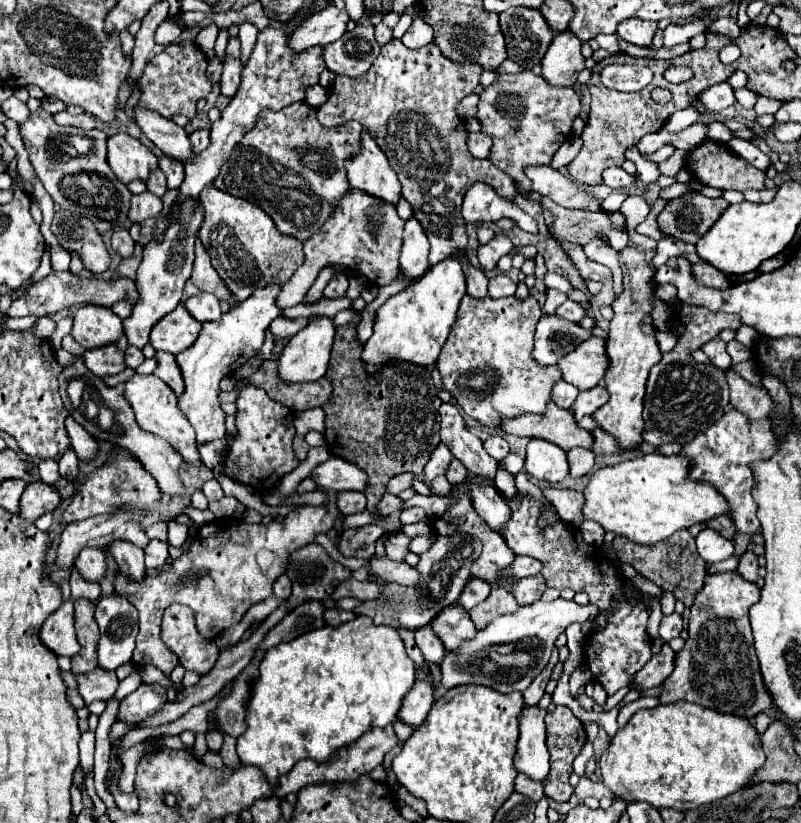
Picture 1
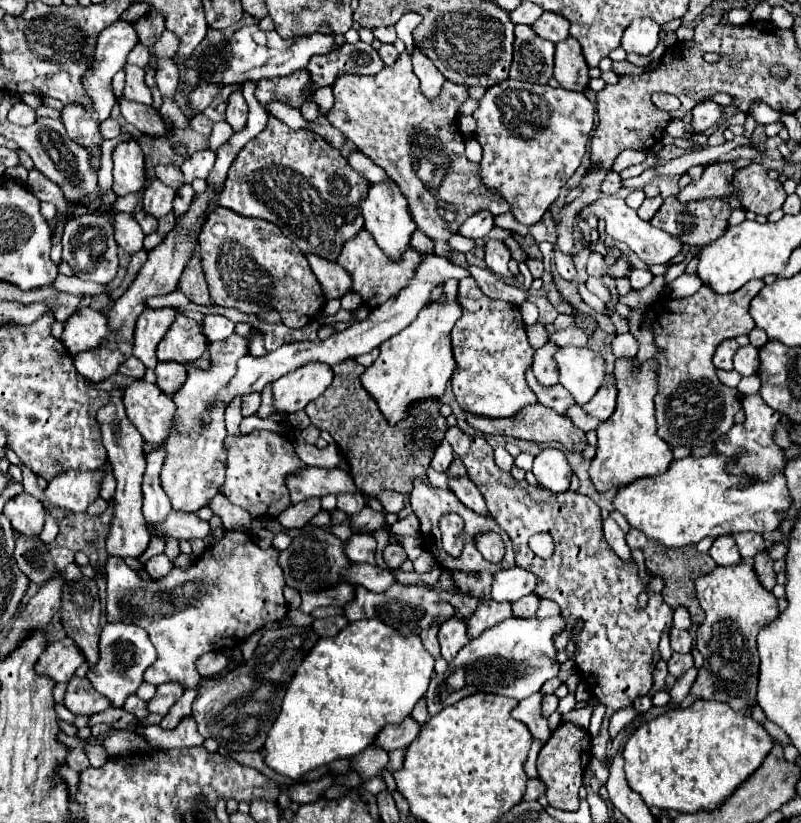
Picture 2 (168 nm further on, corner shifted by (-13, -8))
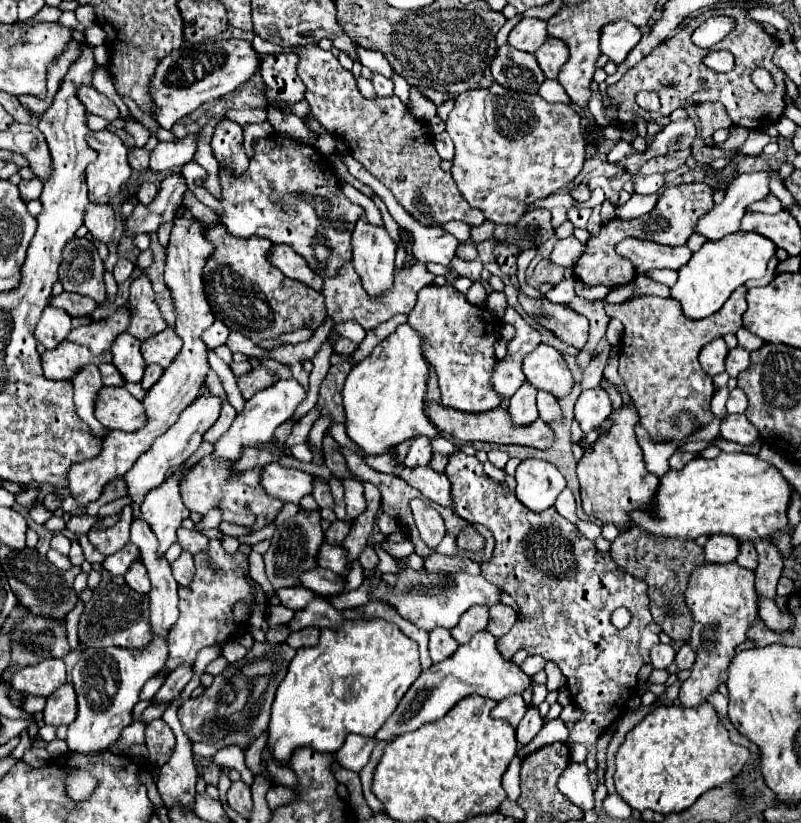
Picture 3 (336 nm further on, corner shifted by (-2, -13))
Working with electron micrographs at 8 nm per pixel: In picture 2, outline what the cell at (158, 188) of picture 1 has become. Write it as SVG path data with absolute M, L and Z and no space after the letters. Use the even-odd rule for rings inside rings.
M157 166L155 172L157 172L157 178L173 190L177 190L183 184L183 174L179 174L179 168L175 166Z

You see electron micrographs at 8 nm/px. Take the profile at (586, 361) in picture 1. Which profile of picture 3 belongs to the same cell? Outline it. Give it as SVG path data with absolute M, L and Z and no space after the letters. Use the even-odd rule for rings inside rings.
M544 343L524 357L522 371L528 383L552 393L554 397L568 395L574 383L564 357L554 347Z

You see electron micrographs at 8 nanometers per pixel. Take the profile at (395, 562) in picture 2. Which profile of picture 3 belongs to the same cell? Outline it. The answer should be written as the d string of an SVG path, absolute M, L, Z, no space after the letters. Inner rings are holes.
M366 545L366 547L362 549L362 553L358 555L358 561L360 561L360 565L362 565L364 569L374 569L374 567L376 567L376 563L378 563L378 557L376 557L374 549Z

